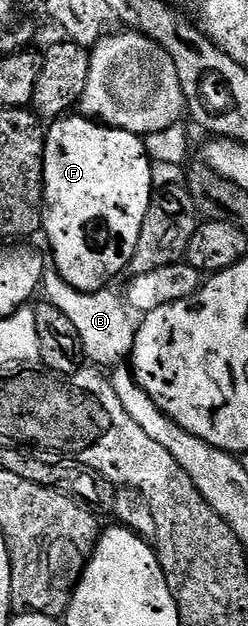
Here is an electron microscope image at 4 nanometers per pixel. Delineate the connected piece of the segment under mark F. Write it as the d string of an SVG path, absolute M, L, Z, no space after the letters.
M79 113L55 120L47 128L44 137L44 221L42 235L48 238L48 243L52 246L52 259L56 262L53 263L55 271L76 290L84 292L105 290L111 284L108 283L111 279L118 278L123 271L127 272L132 266L134 249L138 249L138 233L142 233L142 221L146 221L146 209L150 209L154 190L152 186L153 160L148 159L148 151L144 148L144 143L145 140L141 136L117 127L106 127L94 119L85 119Z

